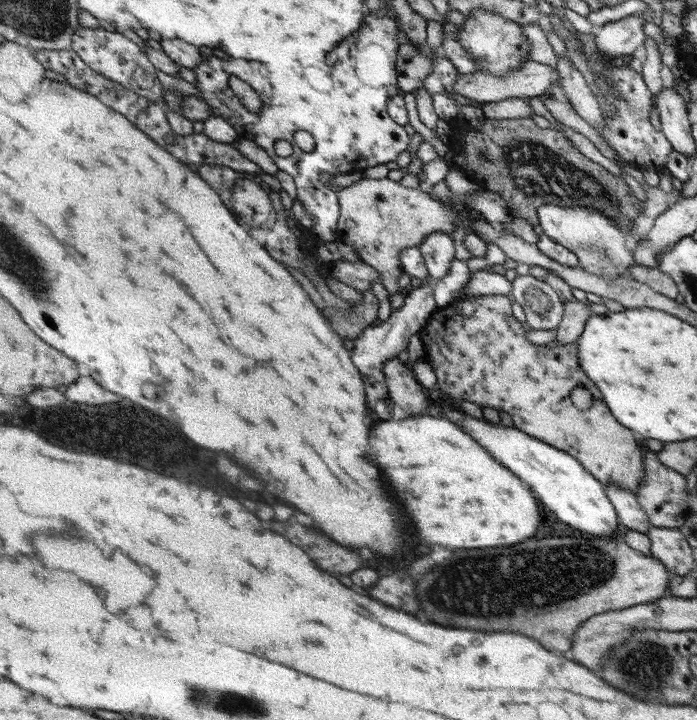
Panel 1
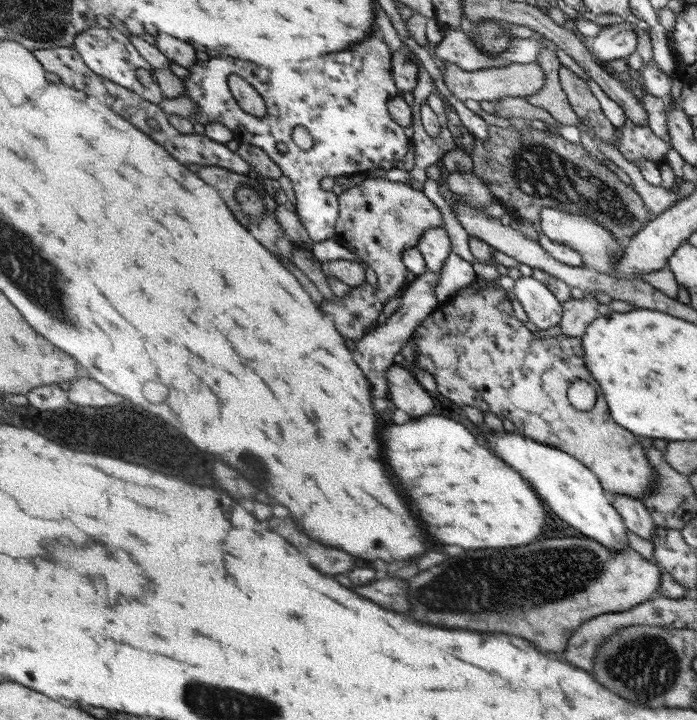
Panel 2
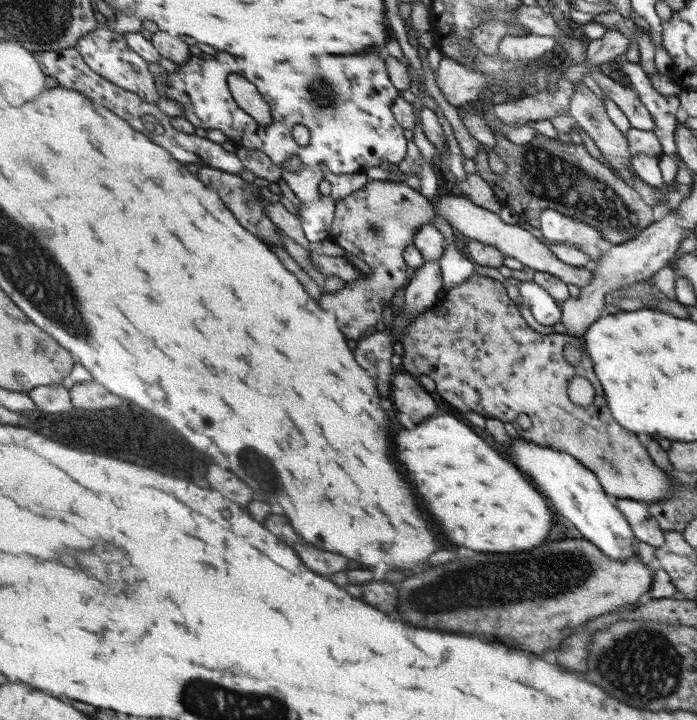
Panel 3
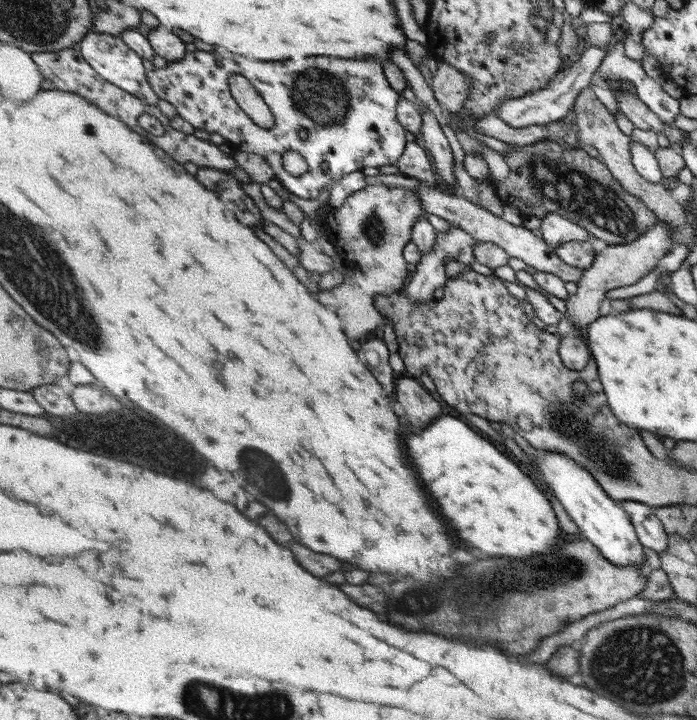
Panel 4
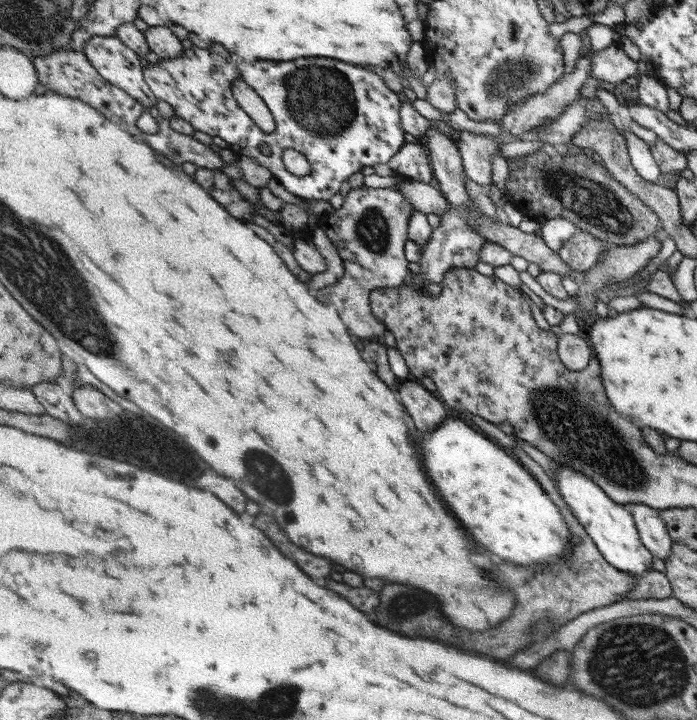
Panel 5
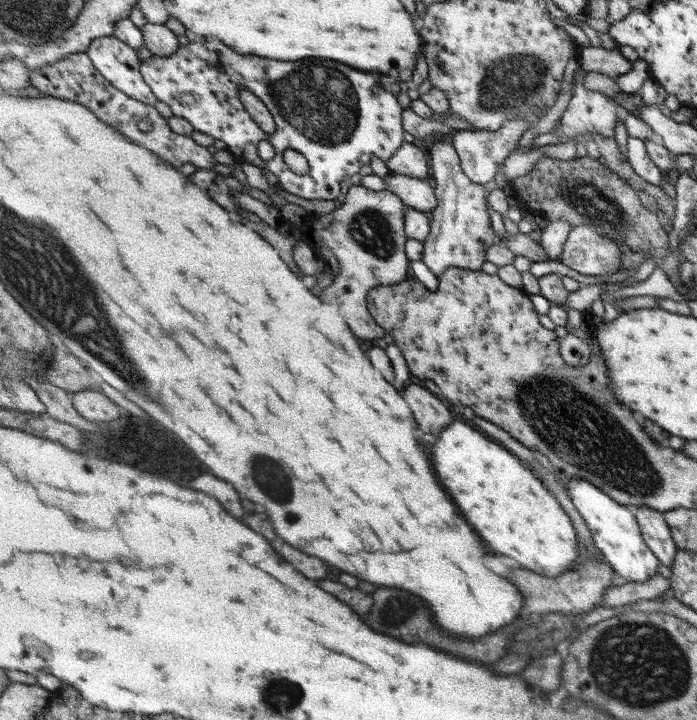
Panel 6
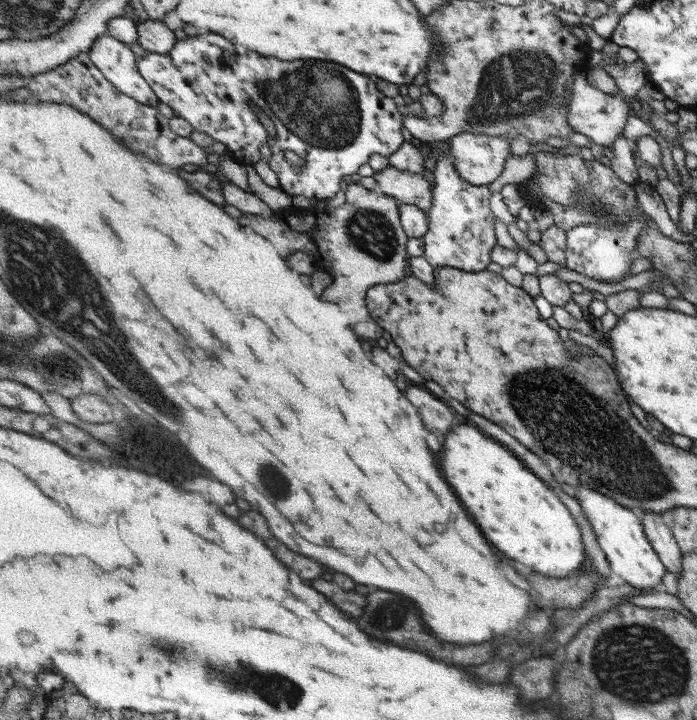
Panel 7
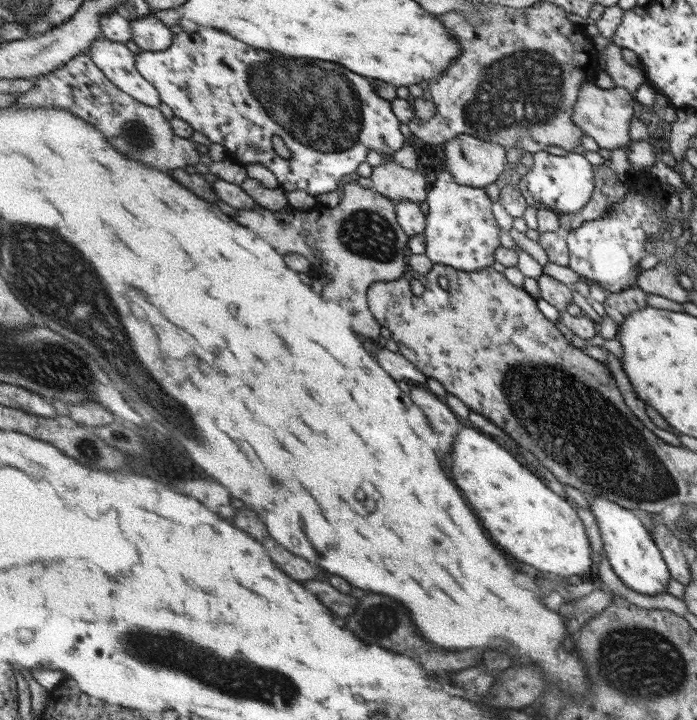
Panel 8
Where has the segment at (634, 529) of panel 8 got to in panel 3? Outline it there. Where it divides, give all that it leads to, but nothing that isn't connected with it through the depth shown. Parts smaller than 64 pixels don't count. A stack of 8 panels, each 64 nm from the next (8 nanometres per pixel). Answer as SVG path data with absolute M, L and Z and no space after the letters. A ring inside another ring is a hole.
M525 440L515 442L515 446L509 448L509 454L513 456L513 460L517 460L517 464L521 464L521 470L533 476L537 488L541 488L541 492L545 492L549 502L555 506L555 512L567 518L575 526L575 530L581 532L585 540L589 540L595 548L599 548L611 560L627 562L627 560L639 558L635 534L631 526L627 524L623 512L605 494L595 474L589 468L585 468L577 458L565 452L529 444Z

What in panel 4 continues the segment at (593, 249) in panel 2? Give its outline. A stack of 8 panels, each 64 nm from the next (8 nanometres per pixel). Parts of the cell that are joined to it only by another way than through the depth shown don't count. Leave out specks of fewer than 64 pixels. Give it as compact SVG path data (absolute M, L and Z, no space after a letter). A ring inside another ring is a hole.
M549 214L541 220L541 240L543 244L547 244L551 250L561 248L561 244L569 244L569 242L585 242L589 232L585 228L581 228L579 224L571 222L569 218L563 218L559 214Z

